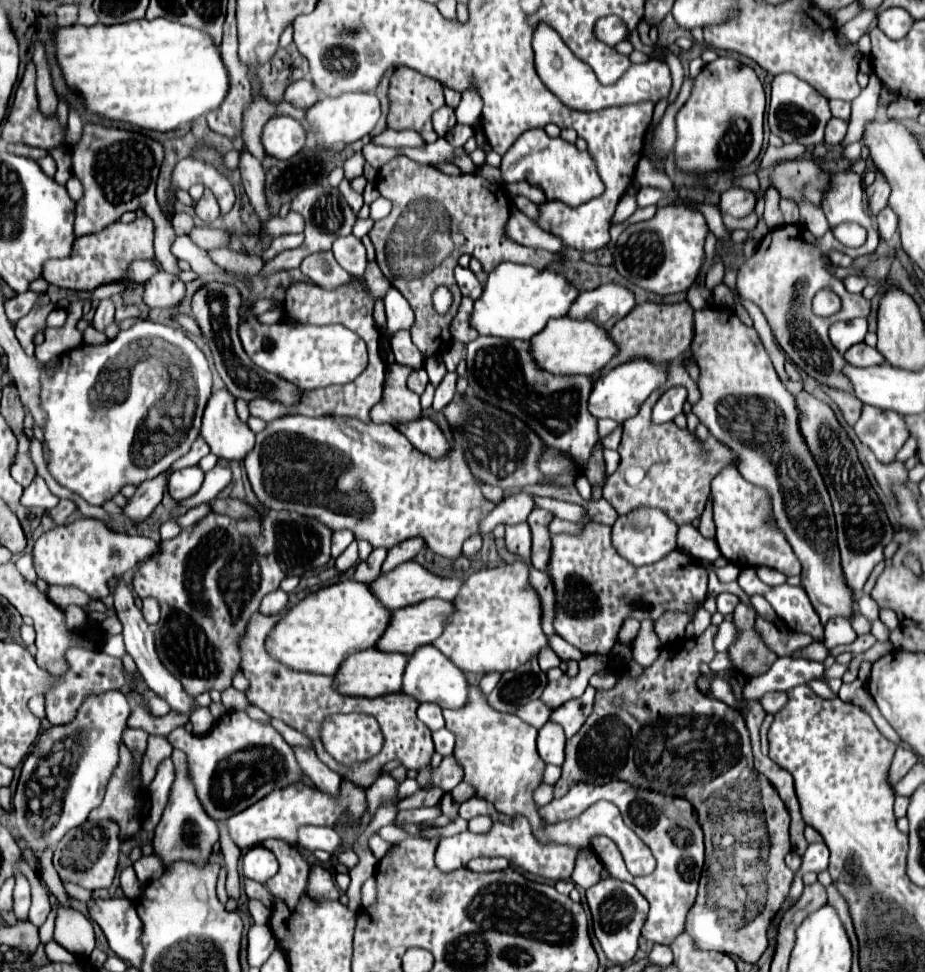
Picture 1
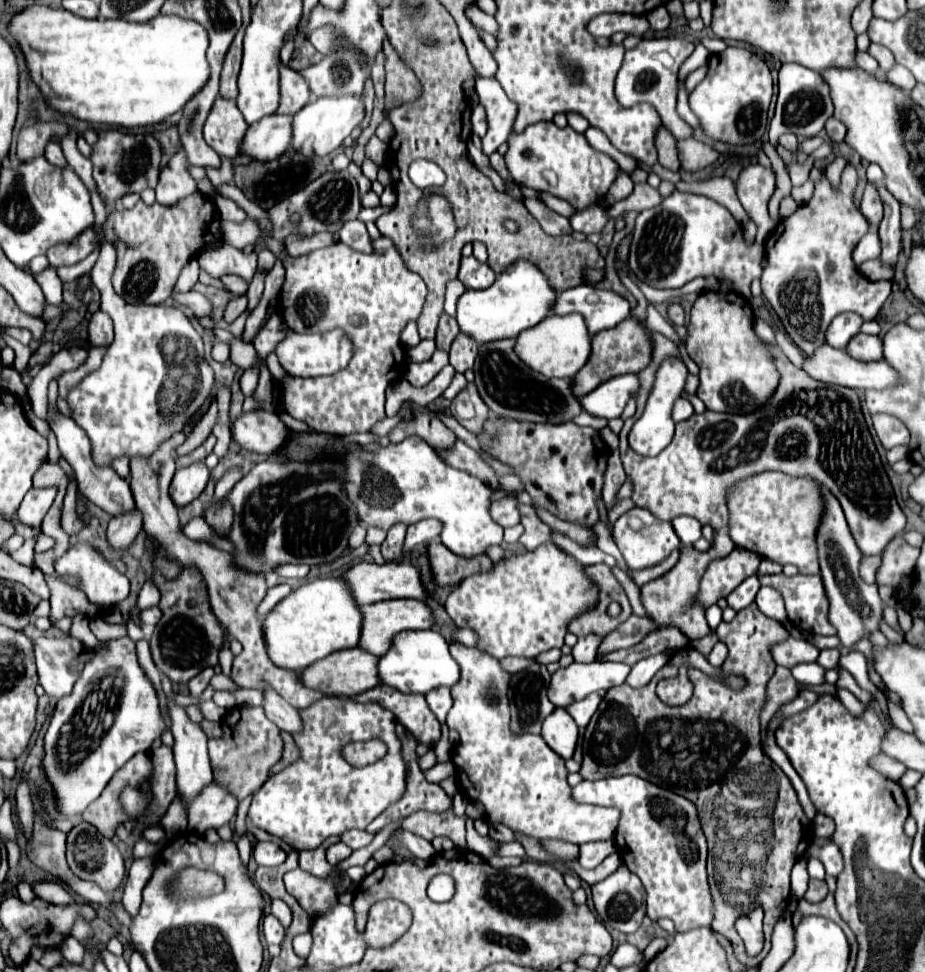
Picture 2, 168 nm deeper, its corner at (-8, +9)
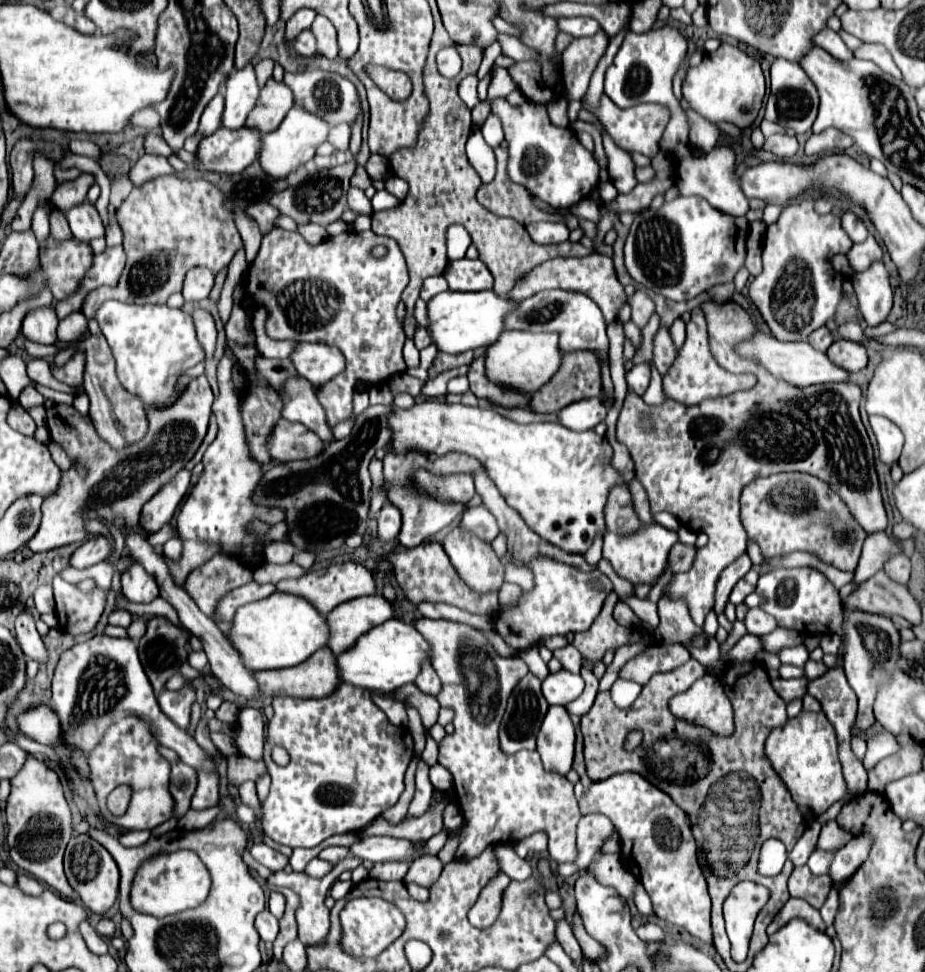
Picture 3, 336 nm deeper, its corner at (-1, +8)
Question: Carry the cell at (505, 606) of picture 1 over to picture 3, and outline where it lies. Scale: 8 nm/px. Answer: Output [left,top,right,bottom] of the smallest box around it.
[495,557,613,651]

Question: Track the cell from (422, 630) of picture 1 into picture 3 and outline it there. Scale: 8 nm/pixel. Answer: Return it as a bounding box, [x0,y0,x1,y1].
[325,595,391,655]

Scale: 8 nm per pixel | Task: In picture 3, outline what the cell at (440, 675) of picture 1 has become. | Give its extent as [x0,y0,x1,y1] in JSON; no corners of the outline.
[335,619,429,693]

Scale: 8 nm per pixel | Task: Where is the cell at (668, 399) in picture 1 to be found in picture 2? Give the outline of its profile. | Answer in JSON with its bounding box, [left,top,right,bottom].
[628,358,688,456]

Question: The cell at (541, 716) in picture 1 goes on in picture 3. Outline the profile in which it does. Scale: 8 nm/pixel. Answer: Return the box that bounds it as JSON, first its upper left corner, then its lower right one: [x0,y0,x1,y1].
[543,669,583,705]

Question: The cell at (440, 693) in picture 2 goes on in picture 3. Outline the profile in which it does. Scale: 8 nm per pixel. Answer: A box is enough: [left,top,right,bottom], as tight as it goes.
[415,663,441,695]

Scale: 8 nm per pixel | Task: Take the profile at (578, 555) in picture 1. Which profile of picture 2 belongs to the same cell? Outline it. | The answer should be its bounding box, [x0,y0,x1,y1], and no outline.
[572,634,602,662]

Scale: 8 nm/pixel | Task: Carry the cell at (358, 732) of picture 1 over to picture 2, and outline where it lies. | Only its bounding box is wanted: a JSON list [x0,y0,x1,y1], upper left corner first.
[248,698,406,852]

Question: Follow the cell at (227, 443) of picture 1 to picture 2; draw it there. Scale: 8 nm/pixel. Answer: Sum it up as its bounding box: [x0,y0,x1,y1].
[230,410,288,456]

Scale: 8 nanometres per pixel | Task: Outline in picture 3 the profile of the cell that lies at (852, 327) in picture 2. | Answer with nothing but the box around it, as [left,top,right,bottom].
[807,327,833,351]

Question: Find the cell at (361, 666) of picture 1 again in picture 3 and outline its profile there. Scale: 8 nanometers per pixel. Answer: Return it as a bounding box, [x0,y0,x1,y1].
[255,647,339,697]

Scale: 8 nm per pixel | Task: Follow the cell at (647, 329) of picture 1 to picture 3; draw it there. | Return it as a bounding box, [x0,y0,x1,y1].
[527,351,601,413]

